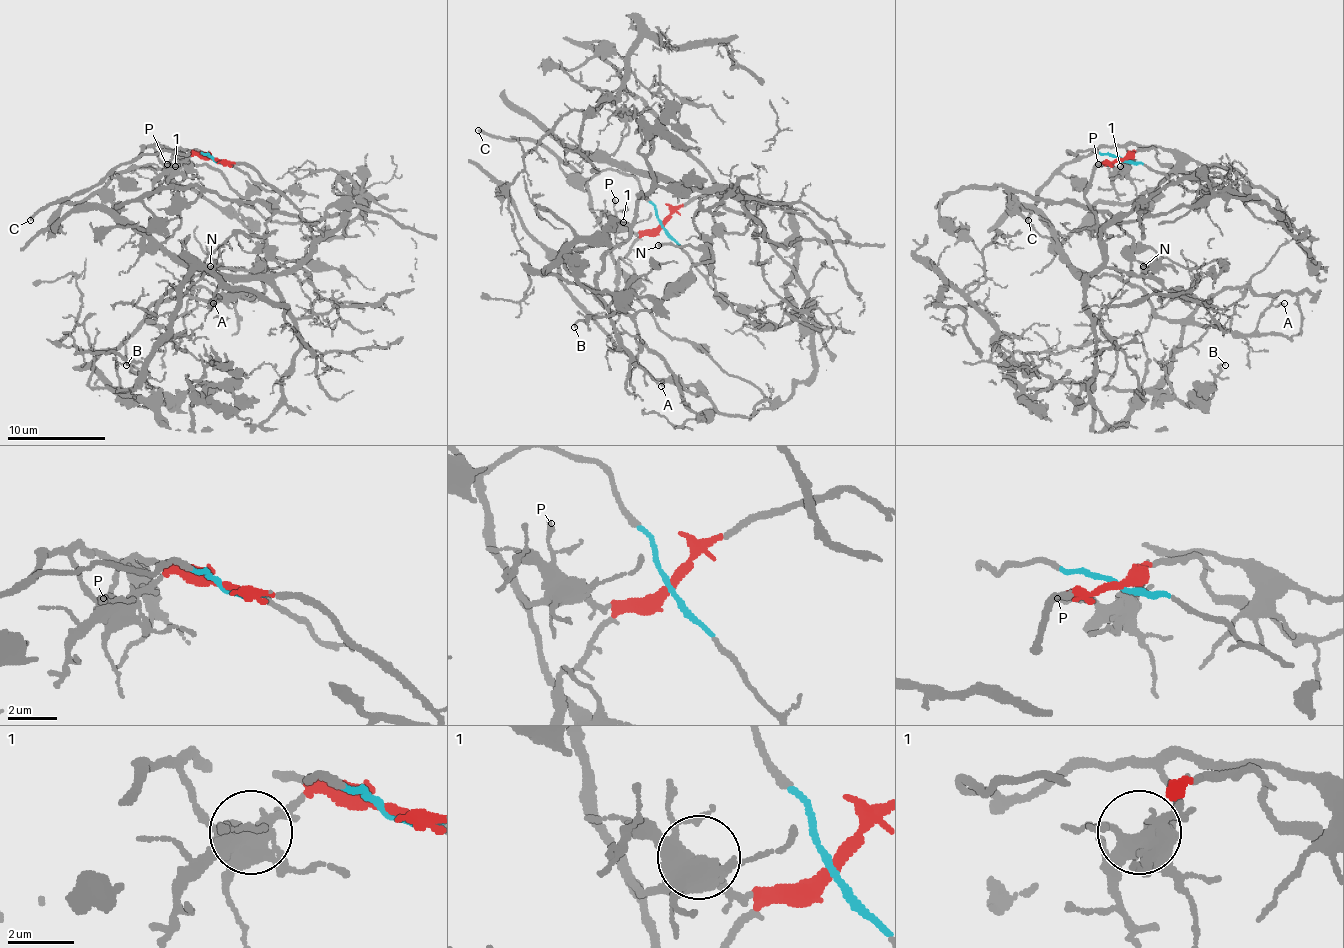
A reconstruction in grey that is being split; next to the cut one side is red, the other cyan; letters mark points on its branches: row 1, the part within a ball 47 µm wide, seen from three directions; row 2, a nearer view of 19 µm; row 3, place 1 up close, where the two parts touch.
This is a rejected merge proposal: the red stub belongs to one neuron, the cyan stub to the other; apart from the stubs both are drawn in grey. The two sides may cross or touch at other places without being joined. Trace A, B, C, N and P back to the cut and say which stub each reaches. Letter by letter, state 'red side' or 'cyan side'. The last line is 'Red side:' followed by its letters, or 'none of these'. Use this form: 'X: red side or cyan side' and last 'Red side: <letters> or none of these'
A: red side
B: red side
C: cyan side
N: red side
P: red side
Red side: A, B, N, P

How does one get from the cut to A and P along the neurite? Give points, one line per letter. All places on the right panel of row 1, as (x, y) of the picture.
A: (1122, 159), (1100, 164), (1085, 193), (1102, 262), (1080, 272), (1122, 277), (1159, 316), (1240, 333), (1284, 304)
P: (1122, 159), (1127, 154), (1129, 159), (1115, 166), (1097, 164)

